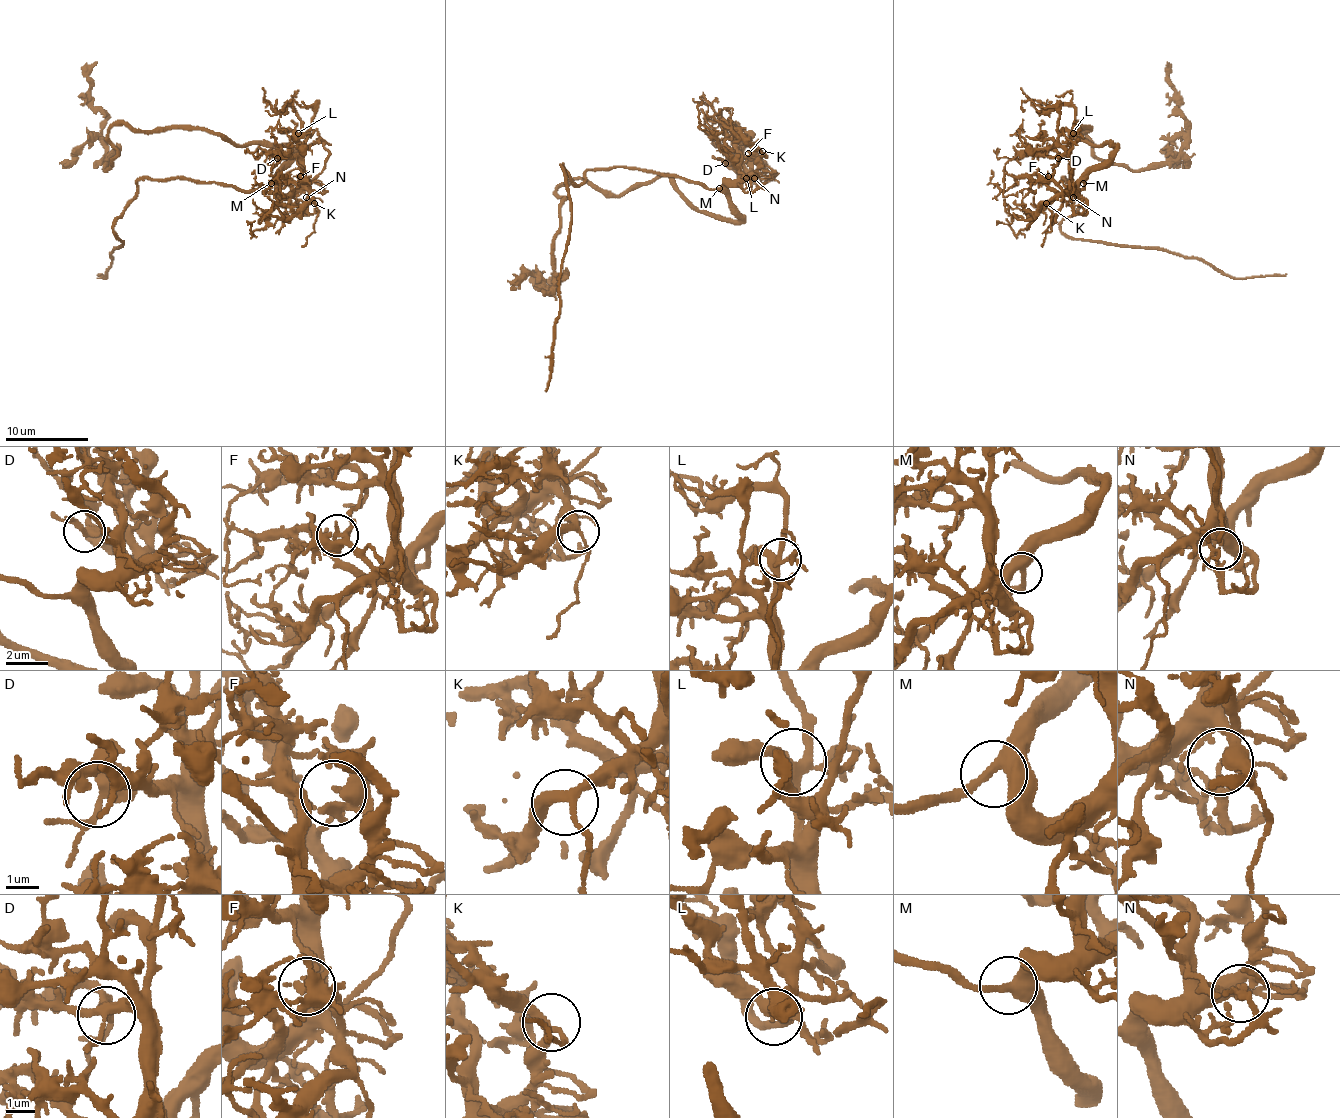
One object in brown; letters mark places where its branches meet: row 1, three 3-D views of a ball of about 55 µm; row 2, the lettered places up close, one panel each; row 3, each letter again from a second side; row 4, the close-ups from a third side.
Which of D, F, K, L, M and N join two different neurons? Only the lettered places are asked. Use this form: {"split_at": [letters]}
{"split_at": []}

